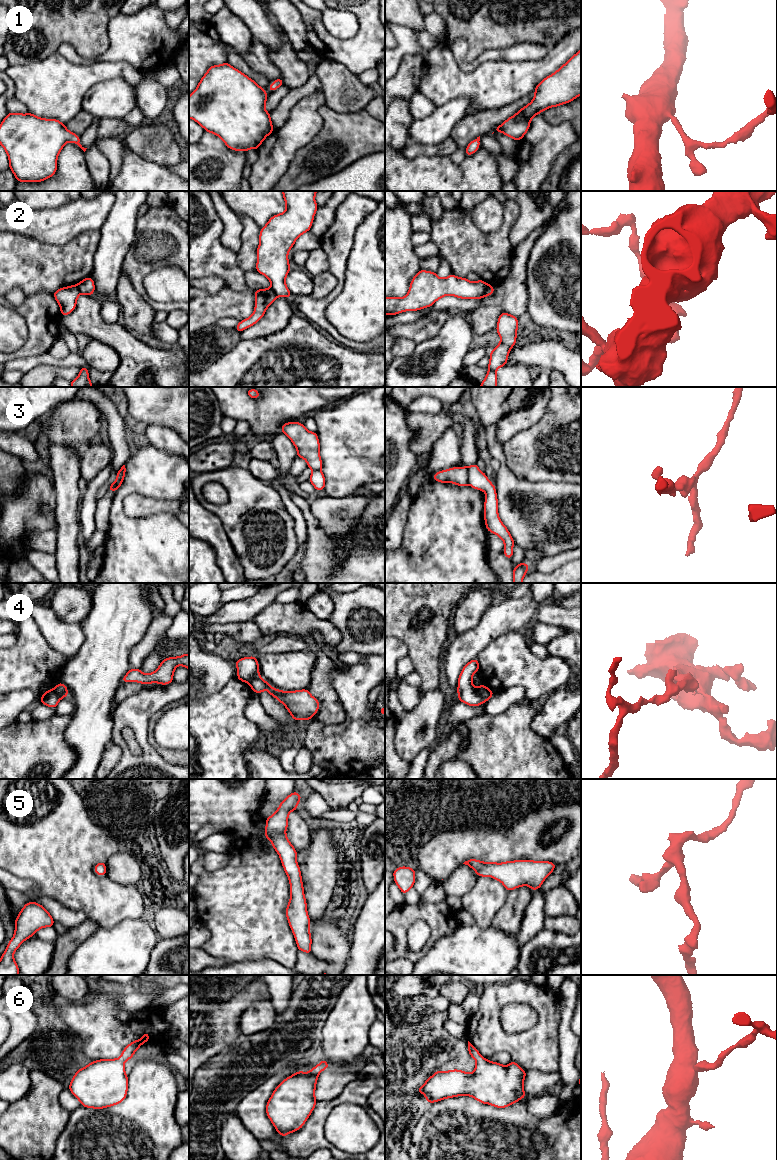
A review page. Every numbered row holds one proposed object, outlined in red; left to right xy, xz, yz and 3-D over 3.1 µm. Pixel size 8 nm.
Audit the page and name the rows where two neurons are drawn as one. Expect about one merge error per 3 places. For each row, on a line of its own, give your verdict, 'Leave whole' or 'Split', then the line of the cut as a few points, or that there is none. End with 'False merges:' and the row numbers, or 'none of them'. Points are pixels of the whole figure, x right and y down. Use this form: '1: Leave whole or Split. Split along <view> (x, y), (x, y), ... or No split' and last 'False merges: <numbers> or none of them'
1: Leave whole. No split
2: Split. Split along yz (490, 285), (483, 296)
3: Split. Split along yz (466, 467), (468, 483)
4: Split. Split along yz (477, 689), (485, 701)
5: Leave whole. No split
6: Leave whole. No split
False merges: 2, 3, 4

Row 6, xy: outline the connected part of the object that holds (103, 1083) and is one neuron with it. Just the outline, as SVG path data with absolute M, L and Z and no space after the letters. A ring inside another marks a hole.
M144 1031L143 1037L127 1045L119 1058L92 1061L77 1070L69 1090L87 1108L102 1109L121 1103L128 1090L125 1061L132 1059L139 1047L149 1040L149 1034Z

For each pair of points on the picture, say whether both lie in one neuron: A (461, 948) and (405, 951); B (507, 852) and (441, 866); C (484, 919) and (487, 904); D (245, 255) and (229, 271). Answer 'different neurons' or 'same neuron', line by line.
A: different neurons
B: same neuron
C: same neuron
D: different neurons

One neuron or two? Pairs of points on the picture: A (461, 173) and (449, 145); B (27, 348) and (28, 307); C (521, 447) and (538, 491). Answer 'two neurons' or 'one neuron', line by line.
A: two neurons
B: one neuron
C: two neurons

